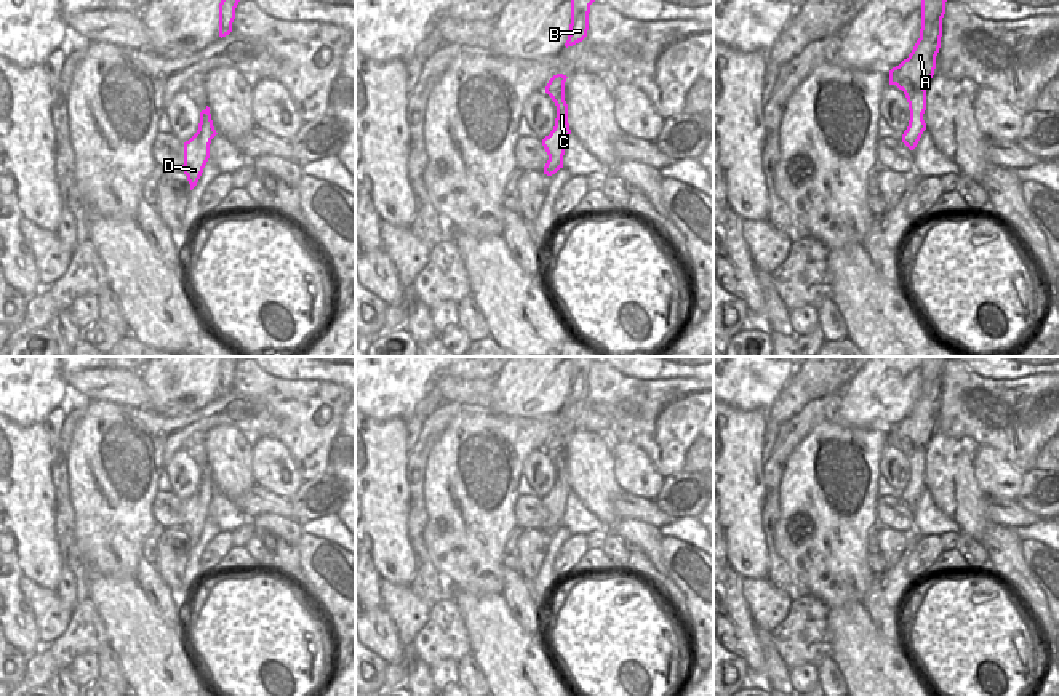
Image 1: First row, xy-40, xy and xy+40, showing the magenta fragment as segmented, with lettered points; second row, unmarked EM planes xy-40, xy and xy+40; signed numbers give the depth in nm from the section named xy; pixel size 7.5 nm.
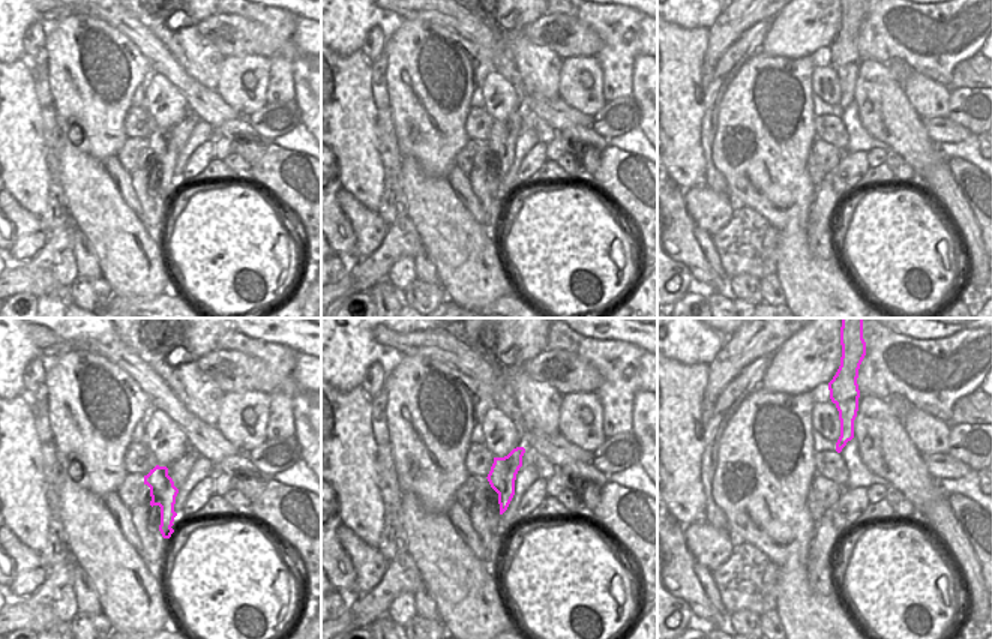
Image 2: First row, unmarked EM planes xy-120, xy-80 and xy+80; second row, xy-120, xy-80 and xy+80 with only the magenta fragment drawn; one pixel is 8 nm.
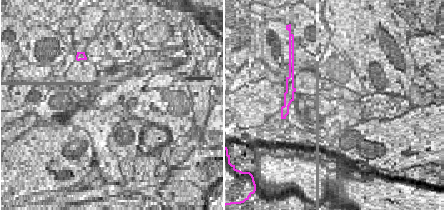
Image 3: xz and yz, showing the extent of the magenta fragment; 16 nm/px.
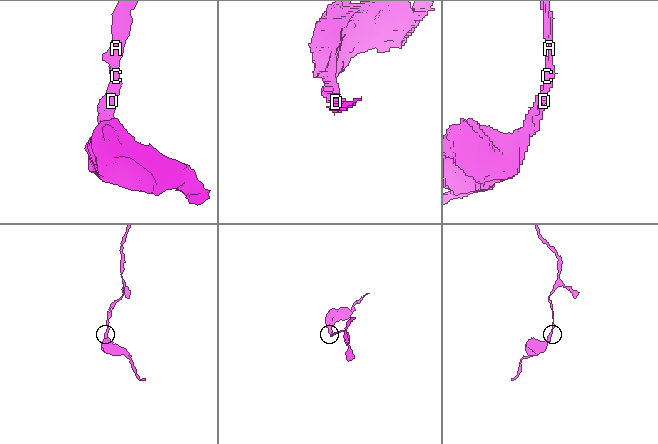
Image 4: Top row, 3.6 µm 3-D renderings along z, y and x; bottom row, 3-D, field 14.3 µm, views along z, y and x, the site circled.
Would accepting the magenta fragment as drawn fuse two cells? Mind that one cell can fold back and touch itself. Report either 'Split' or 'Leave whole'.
Leave whole

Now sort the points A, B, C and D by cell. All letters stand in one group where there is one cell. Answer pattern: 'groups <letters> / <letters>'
groups A B C D

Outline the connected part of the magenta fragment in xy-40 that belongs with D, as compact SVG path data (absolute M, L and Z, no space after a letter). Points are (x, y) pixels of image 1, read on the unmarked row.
M206 464L206 467L200 470L197 491L184 501L184 523L181 526L174 526L184 530L190 542L190 549L197 544L203 531L203 526L210 517L210 502L216 493L210 466Z

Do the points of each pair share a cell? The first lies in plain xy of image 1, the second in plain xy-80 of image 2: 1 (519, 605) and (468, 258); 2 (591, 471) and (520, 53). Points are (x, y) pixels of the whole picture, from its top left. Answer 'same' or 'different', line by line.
1: different
2: same

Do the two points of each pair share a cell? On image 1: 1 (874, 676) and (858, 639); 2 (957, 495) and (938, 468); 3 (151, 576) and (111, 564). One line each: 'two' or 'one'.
1: one
2: one
3: two

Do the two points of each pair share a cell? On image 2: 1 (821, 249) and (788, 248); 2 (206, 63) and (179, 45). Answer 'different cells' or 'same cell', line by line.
1: different cells
2: same cell

